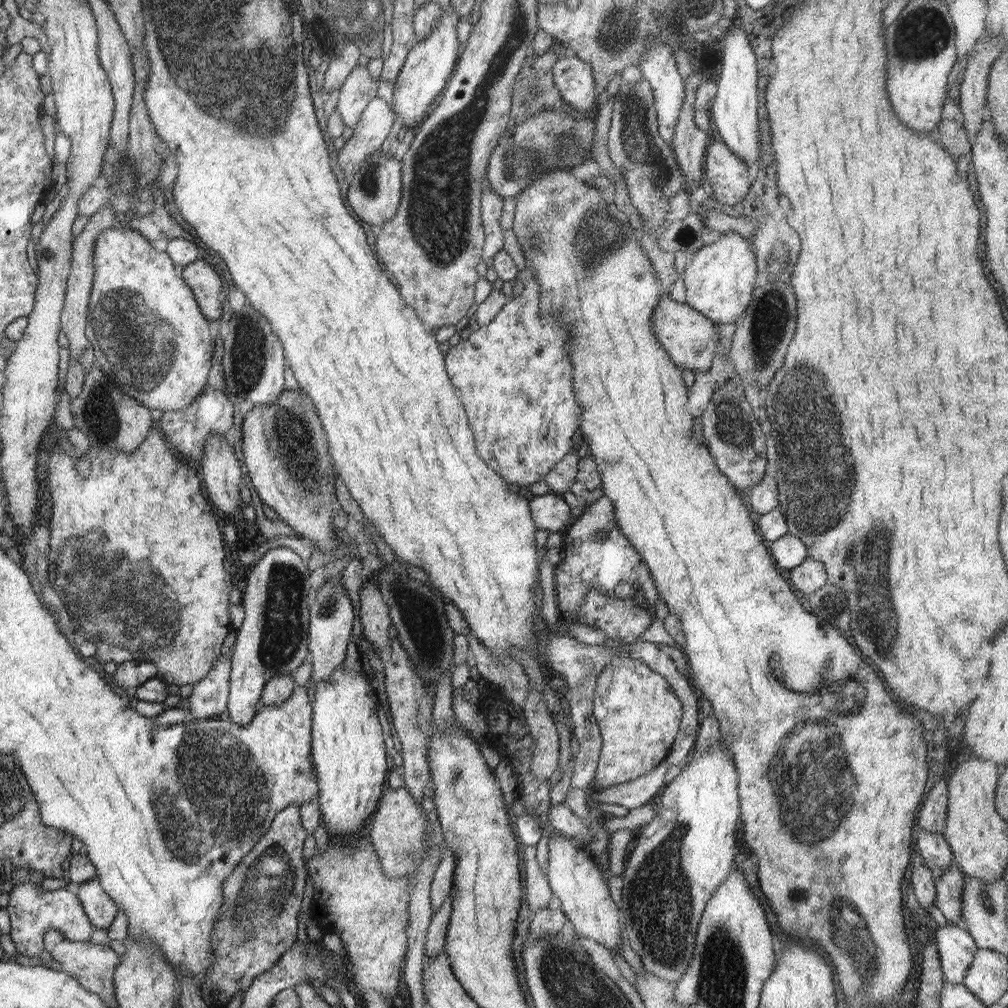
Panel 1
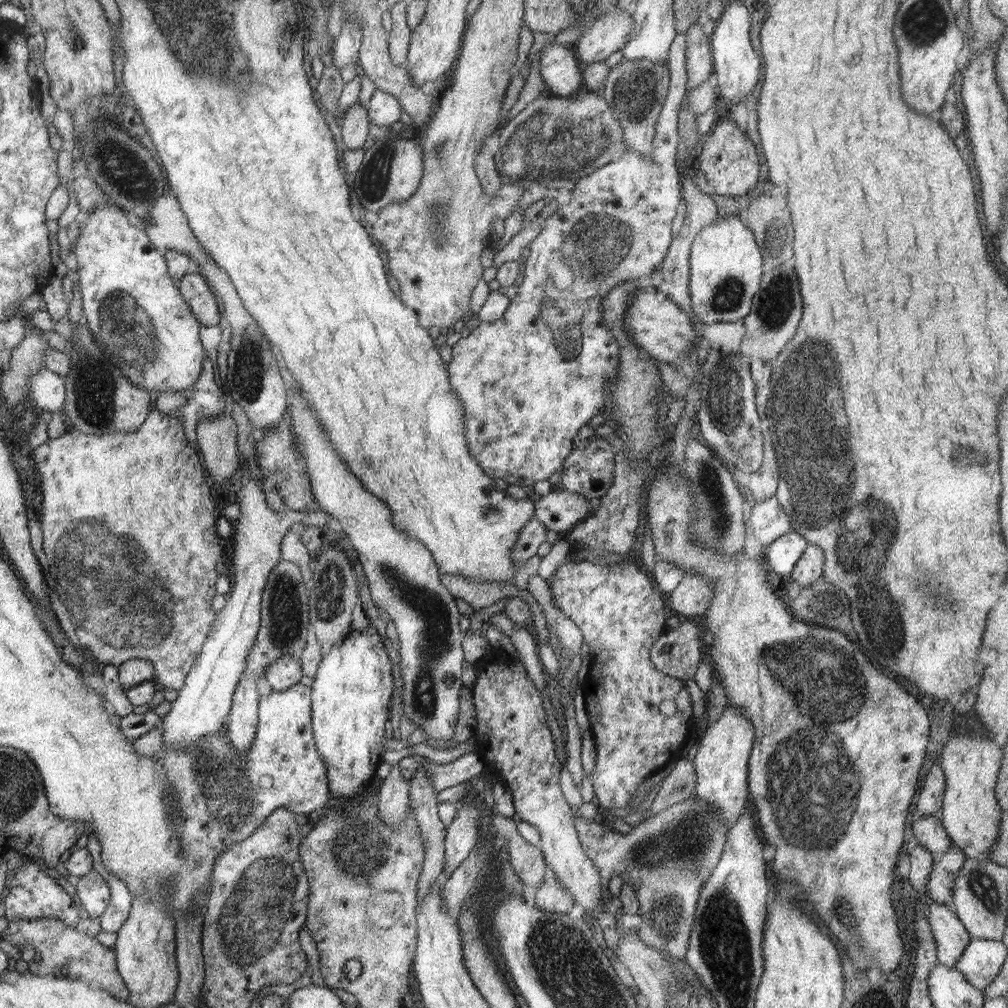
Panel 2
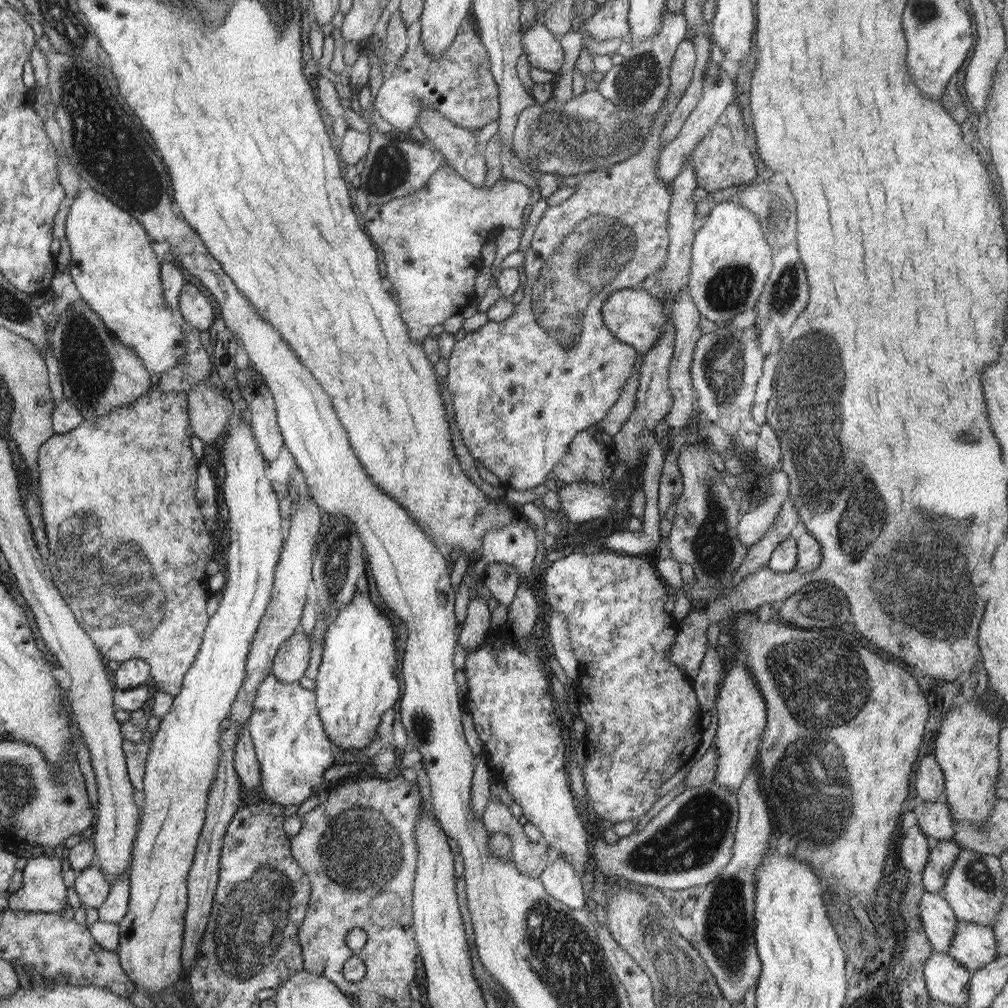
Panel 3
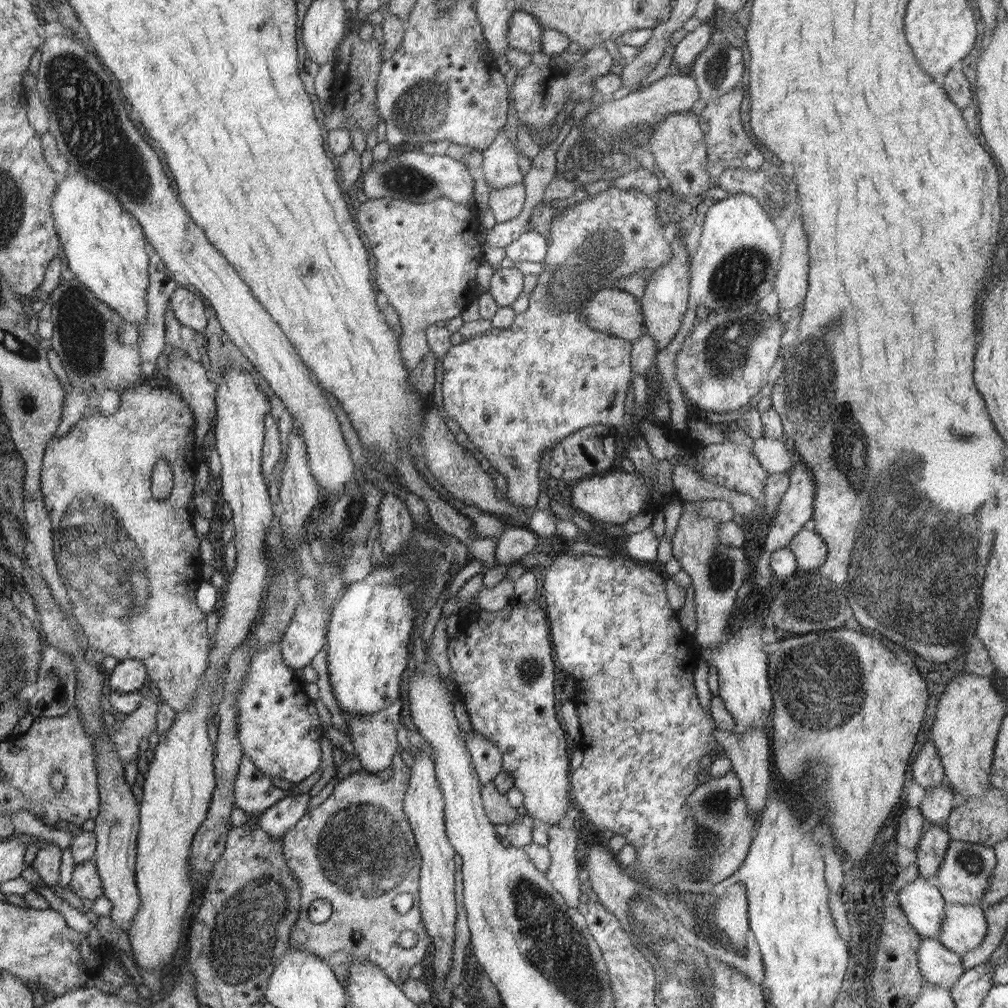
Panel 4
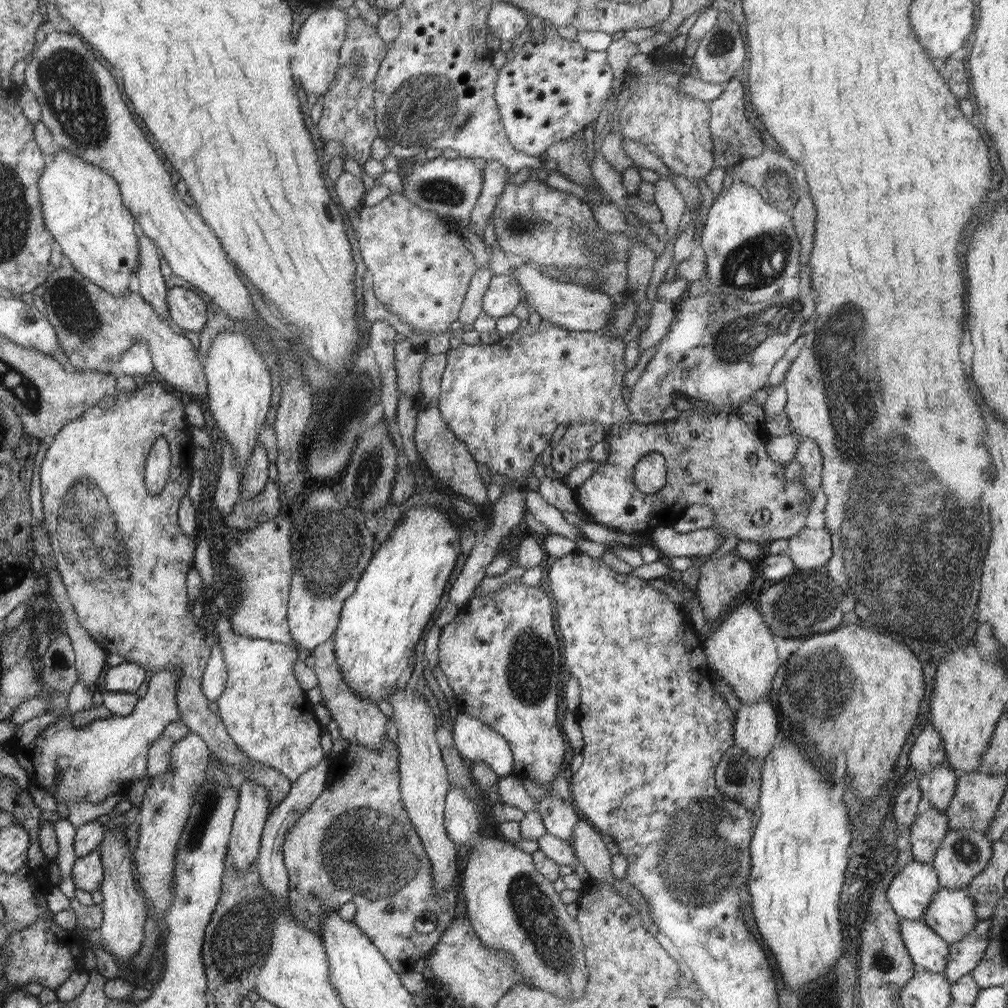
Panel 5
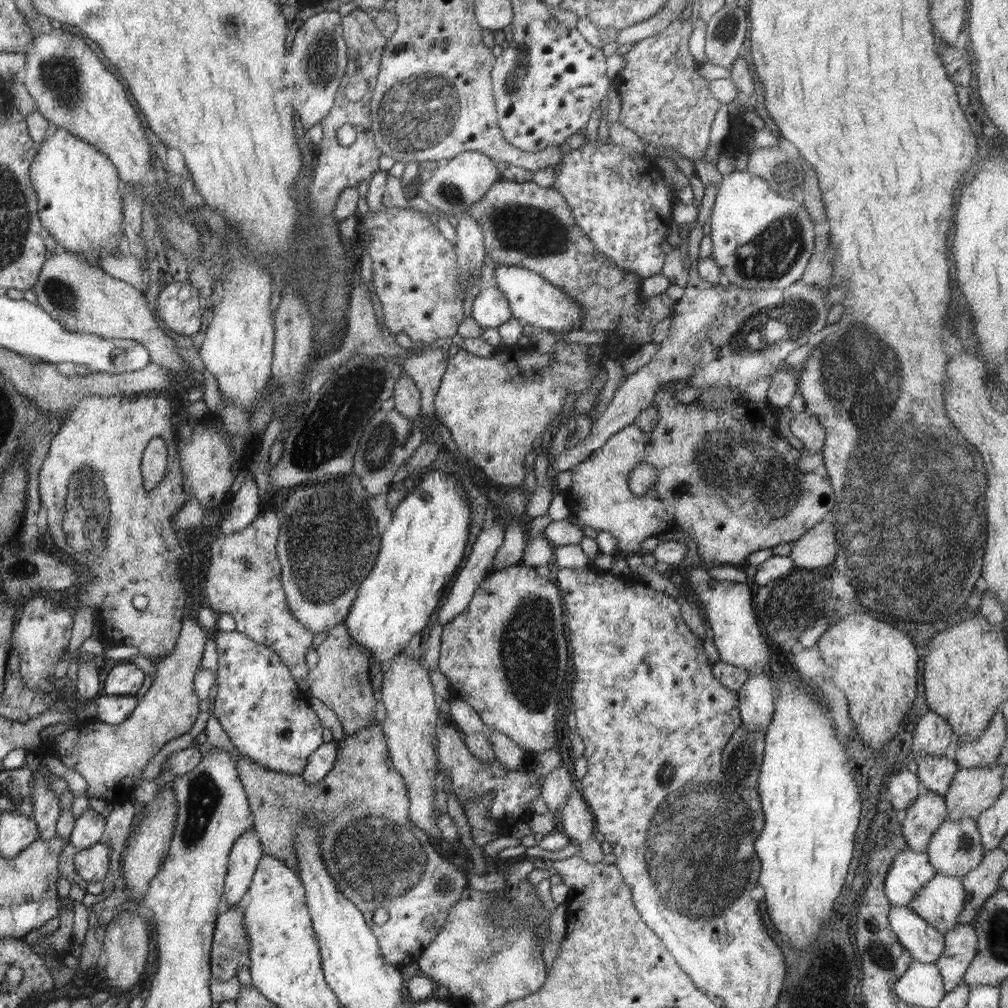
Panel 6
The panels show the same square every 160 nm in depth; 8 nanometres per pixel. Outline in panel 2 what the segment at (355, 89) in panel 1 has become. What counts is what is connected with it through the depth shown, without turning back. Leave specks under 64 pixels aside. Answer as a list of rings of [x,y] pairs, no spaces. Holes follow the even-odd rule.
[[[358,99],[358,102],[354,104],[354,106],[352,106],[342,117],[339,125],[339,128],[341,128],[343,141],[345,142],[347,148],[352,150],[362,148],[364,142],[366,142],[366,138],[368,138],[371,134],[372,126],[370,126],[370,124],[371,122],[367,114],[366,104],[361,104]]]

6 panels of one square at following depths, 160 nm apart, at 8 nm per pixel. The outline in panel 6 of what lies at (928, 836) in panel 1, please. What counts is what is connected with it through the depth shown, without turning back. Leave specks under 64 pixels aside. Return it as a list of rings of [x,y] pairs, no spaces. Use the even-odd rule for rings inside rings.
[[[920,755],[916,758],[918,769],[917,776],[920,782],[936,795],[944,797],[948,793],[948,788],[954,775],[960,766],[956,761],[947,759],[944,755]]]

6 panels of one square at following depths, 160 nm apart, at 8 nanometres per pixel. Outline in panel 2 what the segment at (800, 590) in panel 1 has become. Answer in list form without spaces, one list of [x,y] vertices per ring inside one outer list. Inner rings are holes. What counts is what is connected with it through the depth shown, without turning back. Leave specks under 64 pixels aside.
[[[809,544],[791,572],[789,580],[802,587],[810,586],[823,577],[825,556],[822,548]]]

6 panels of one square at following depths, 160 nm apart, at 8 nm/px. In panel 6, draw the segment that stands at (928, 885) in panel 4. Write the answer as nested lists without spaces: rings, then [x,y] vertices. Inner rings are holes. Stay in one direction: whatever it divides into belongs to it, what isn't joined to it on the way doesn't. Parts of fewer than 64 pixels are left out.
[[[906,848],[894,857],[889,872],[886,873],[884,881],[886,898],[890,901],[891,906],[908,907],[921,888],[924,888],[936,875],[937,872],[925,853],[916,853],[910,848]]]

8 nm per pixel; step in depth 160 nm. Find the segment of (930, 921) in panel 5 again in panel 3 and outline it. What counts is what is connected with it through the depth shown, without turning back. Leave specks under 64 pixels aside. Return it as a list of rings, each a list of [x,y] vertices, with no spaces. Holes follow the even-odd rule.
[[[958,920],[954,941],[947,953],[971,973],[980,970],[997,959],[993,927]]]

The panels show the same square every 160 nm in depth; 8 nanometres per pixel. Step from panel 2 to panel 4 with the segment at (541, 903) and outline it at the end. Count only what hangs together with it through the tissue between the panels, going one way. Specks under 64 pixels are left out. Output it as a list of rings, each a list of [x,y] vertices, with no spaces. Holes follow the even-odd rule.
[[[562,823],[550,824],[547,833],[551,853],[551,863],[546,878],[559,892],[568,906],[576,908],[580,902],[580,880],[578,879],[579,864],[576,859],[578,831],[574,827],[564,827]]]

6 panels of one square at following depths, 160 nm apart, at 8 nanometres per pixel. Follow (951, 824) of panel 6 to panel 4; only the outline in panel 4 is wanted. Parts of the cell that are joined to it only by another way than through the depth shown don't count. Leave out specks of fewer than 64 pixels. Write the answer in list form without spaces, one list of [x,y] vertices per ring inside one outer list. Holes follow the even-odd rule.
[[[952,839],[941,867],[934,876],[934,882],[938,885],[943,899],[948,904],[981,905],[981,900],[983,900],[983,896],[985,896],[989,887],[989,880],[993,875],[992,871],[994,871],[996,863],[998,863],[998,860],[993,848],[983,844]]]

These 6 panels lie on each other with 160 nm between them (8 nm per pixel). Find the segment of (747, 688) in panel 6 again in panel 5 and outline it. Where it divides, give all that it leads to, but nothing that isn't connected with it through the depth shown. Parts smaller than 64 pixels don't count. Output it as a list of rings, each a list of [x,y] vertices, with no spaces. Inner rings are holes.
[[[767,698],[752,704],[742,704],[735,714],[734,744],[752,760],[764,761],[777,743],[778,714]]]

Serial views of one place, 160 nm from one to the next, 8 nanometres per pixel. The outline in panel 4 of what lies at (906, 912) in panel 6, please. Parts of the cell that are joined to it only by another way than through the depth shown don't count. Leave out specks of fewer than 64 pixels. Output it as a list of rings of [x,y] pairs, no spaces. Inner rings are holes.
[[[919,936],[919,969],[924,980],[950,991],[965,971],[962,958],[939,940]]]

